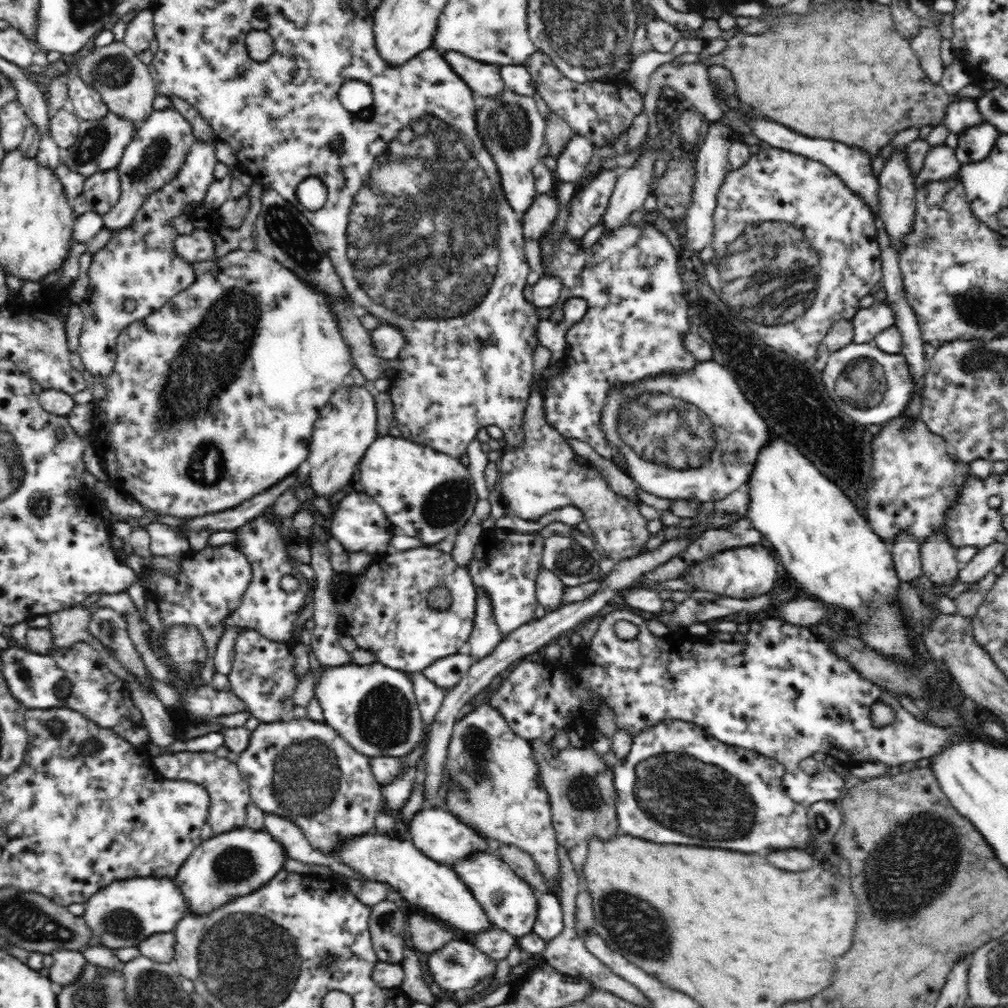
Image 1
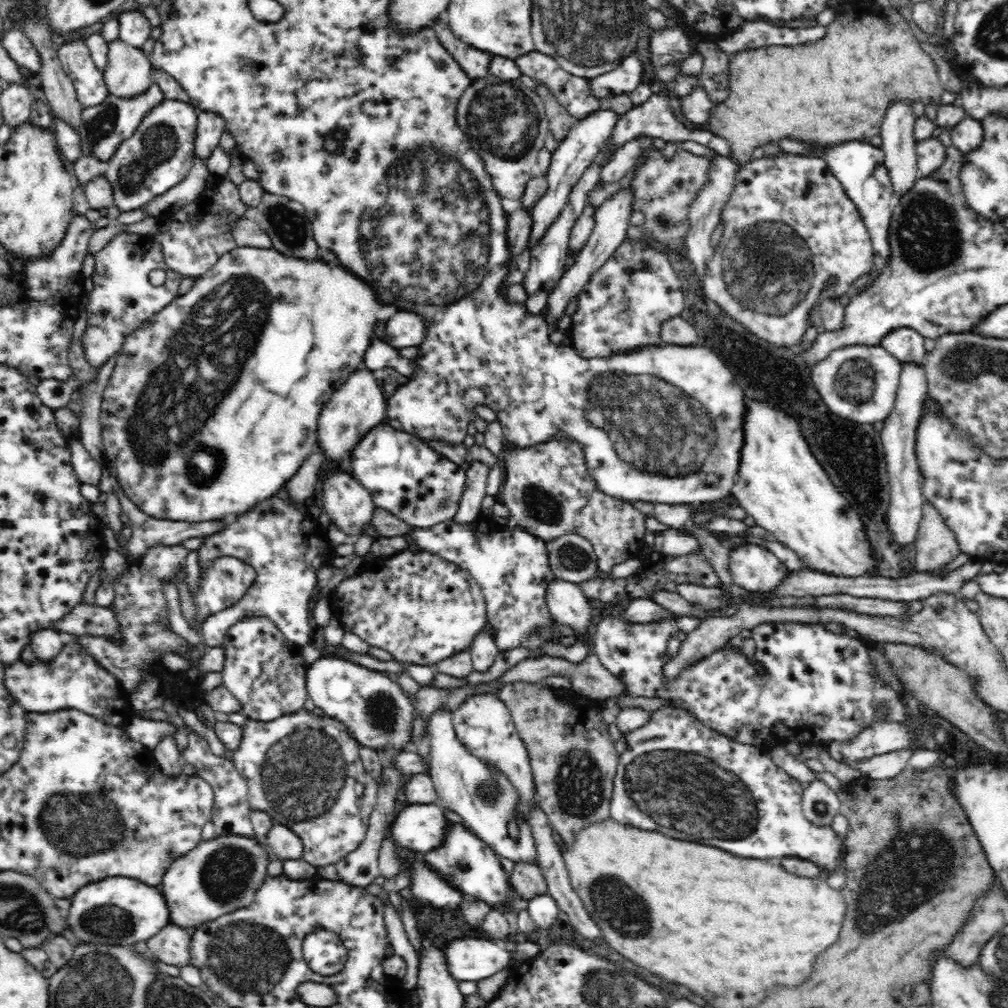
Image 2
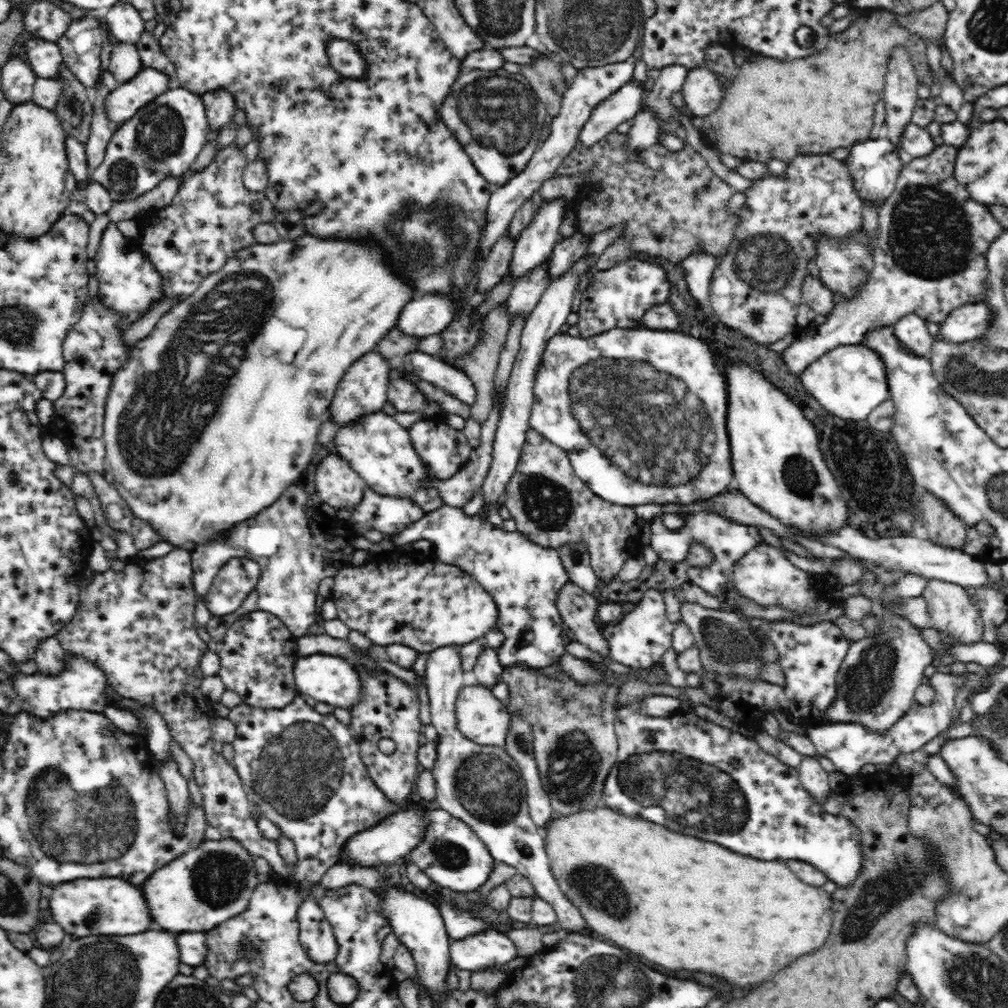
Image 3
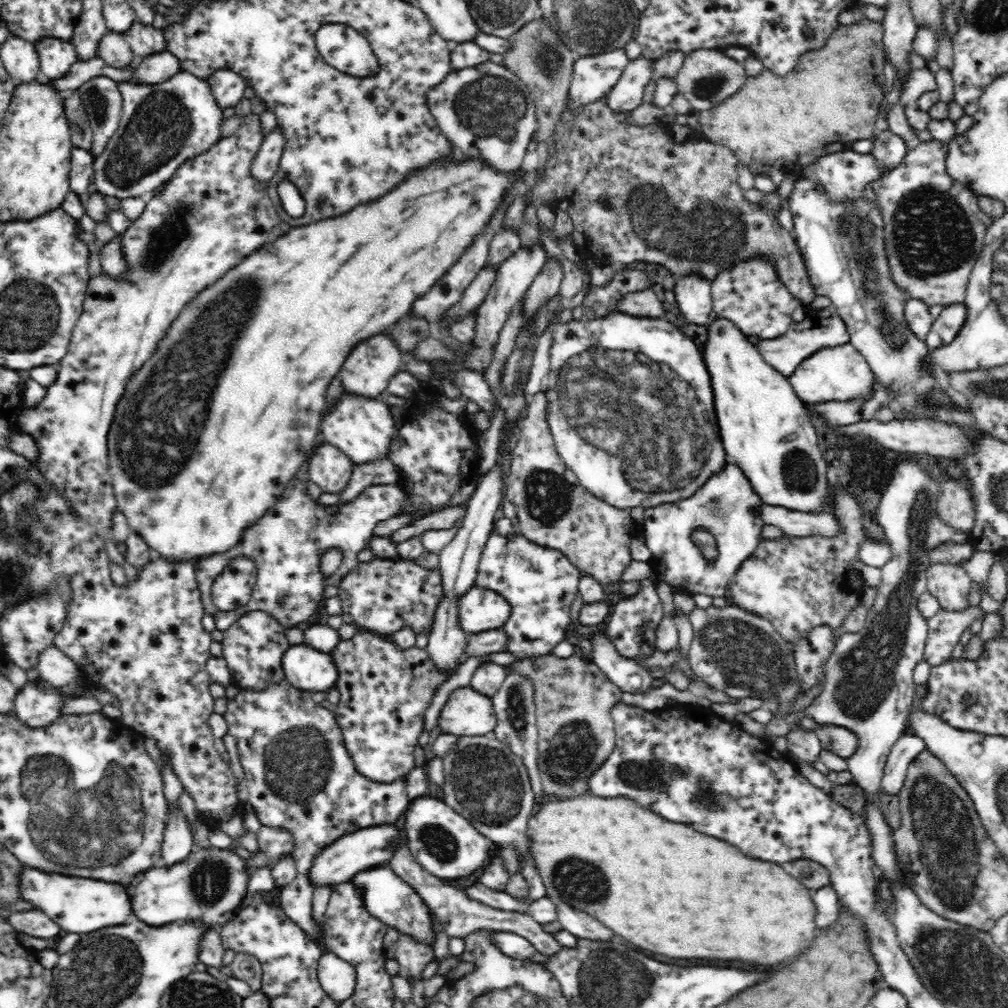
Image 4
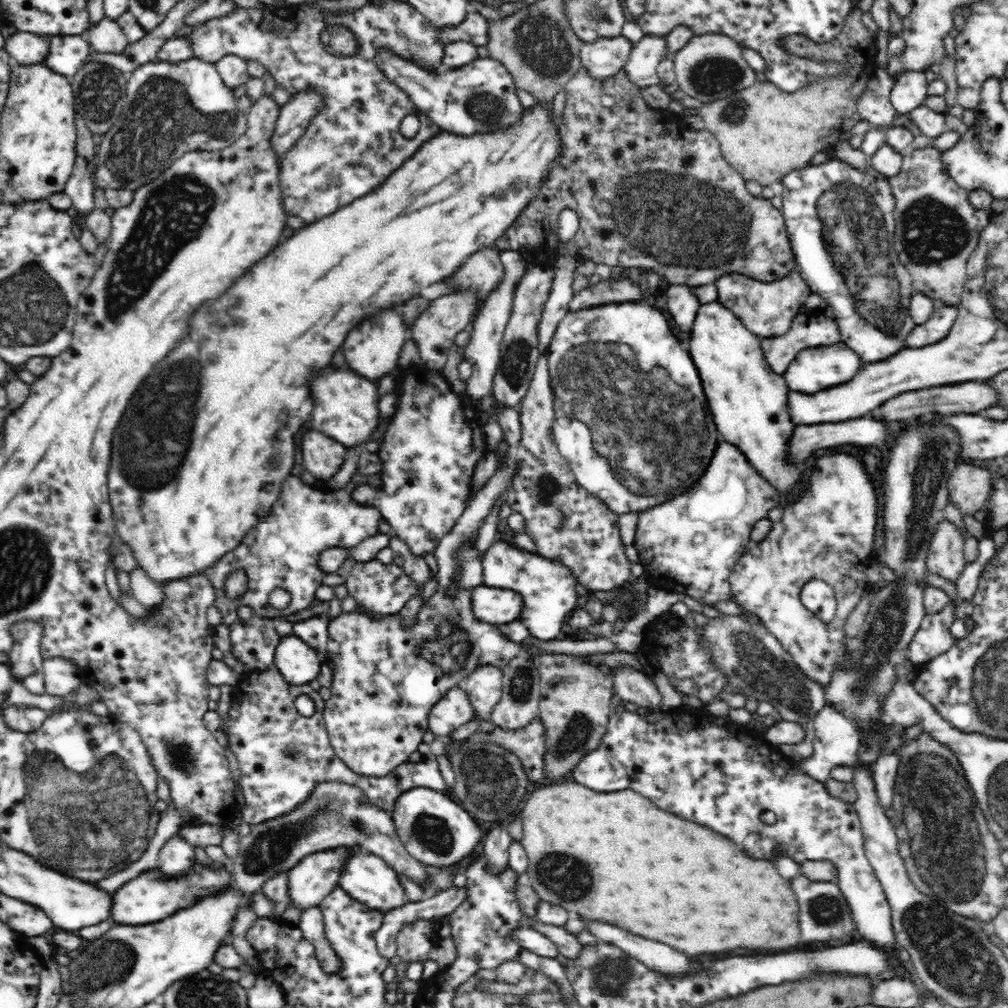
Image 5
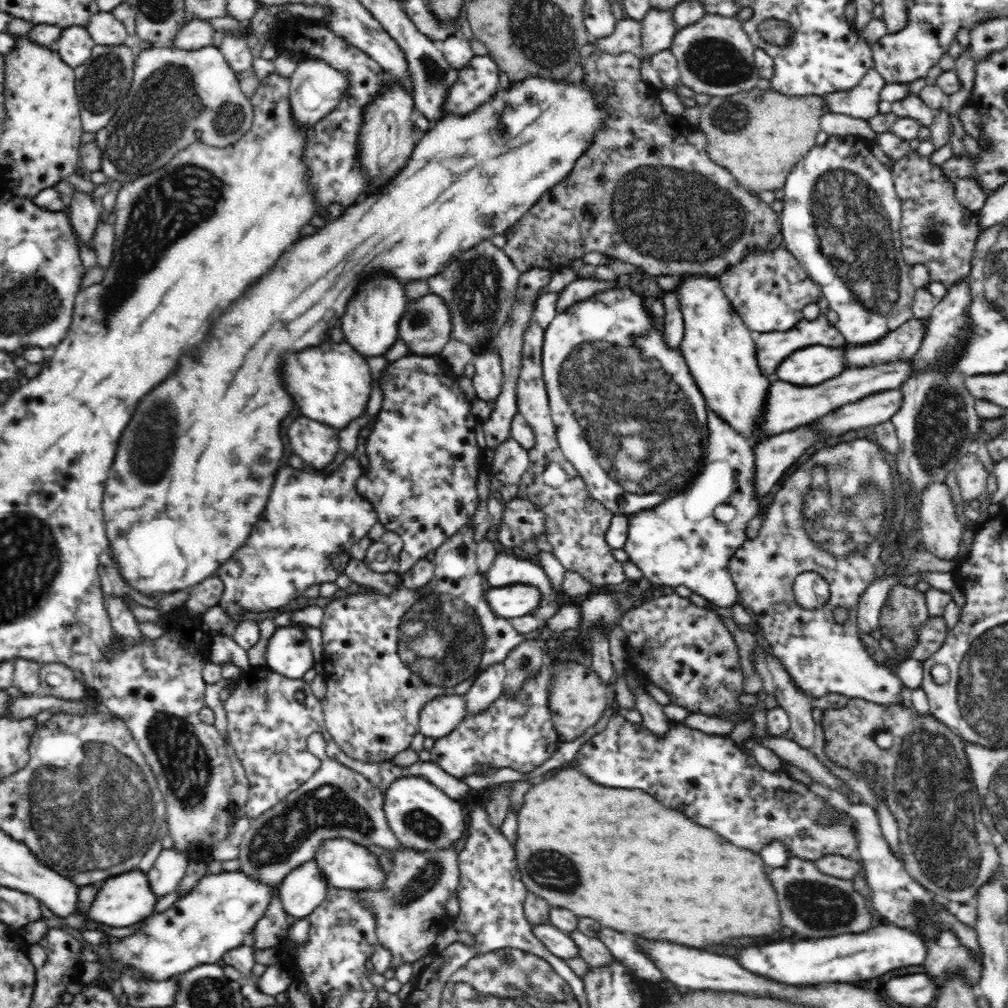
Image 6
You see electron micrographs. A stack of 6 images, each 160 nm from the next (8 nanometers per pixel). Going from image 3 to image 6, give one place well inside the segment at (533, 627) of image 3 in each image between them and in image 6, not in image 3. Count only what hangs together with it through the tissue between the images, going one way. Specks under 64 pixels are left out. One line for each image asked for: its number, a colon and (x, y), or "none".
4: (540, 584)
5: (548, 588)
6: (507, 569)

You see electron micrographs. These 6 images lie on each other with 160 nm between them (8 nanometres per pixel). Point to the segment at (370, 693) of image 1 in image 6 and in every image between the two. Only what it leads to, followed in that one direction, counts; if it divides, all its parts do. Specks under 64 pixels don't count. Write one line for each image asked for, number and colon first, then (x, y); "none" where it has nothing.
2: (377, 712)
3: (330, 679)
4: (305, 668)
5: (296, 661)
6: (288, 653)

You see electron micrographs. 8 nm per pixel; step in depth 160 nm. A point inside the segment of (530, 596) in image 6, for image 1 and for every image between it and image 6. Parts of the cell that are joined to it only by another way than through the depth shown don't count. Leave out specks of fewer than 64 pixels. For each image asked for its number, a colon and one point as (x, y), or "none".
1: (413, 607)
2: (418, 607)
3: (398, 600)
4: (480, 609)
5: (495, 605)

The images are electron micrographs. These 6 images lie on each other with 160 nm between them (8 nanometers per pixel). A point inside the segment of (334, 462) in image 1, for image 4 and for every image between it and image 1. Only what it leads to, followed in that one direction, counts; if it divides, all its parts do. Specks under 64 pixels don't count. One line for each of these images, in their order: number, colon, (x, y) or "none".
2: (359, 405)
3: (363, 390)
4: (370, 366)

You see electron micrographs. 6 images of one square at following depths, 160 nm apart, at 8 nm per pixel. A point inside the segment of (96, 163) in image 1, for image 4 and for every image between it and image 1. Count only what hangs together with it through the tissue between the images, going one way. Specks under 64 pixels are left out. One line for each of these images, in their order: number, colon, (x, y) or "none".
2: (103, 127)
3: (120, 105)
4: (158, 67)

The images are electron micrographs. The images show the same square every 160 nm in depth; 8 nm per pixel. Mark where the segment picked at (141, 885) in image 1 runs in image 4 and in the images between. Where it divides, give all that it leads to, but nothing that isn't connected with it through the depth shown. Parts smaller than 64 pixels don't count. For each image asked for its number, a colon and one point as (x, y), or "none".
2: (123, 910)
3: (111, 906)
4: (77, 905)

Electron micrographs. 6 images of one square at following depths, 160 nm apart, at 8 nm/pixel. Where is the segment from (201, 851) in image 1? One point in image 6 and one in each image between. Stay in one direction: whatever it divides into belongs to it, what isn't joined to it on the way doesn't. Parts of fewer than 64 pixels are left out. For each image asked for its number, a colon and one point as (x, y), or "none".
2: (221, 875)
3: (213, 882)
4: (209, 885)
5: (151, 896)
6: (126, 899)

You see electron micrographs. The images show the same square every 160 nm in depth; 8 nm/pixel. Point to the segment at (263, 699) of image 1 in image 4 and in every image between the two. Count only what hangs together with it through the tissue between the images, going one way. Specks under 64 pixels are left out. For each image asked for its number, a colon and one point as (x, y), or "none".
2: (263, 669)
3: (258, 653)
4: (253, 646)

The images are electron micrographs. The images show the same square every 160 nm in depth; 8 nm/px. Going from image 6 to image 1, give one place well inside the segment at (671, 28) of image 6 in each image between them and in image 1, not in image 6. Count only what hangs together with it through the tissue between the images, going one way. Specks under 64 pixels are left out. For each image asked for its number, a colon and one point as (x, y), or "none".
1: (573, 160)
2: (583, 141)
3: (625, 103)
4: (627, 93)
5: (641, 67)

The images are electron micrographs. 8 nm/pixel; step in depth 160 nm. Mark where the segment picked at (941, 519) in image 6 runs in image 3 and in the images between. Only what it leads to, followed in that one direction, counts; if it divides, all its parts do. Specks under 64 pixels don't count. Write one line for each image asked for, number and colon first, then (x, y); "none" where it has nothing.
3: (950, 610)
4: (949, 583)
5: (946, 558)

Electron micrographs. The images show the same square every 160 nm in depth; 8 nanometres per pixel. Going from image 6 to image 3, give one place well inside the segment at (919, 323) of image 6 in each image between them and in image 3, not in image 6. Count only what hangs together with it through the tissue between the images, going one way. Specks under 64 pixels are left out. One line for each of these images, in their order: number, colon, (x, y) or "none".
3: (969, 322)
4: (947, 326)
5: (940, 324)

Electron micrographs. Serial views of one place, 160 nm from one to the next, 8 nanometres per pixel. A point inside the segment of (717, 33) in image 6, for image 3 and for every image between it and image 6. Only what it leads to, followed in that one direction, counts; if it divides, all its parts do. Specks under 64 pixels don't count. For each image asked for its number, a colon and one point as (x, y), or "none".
3: (702, 93)
4: (707, 77)
5: (710, 67)

